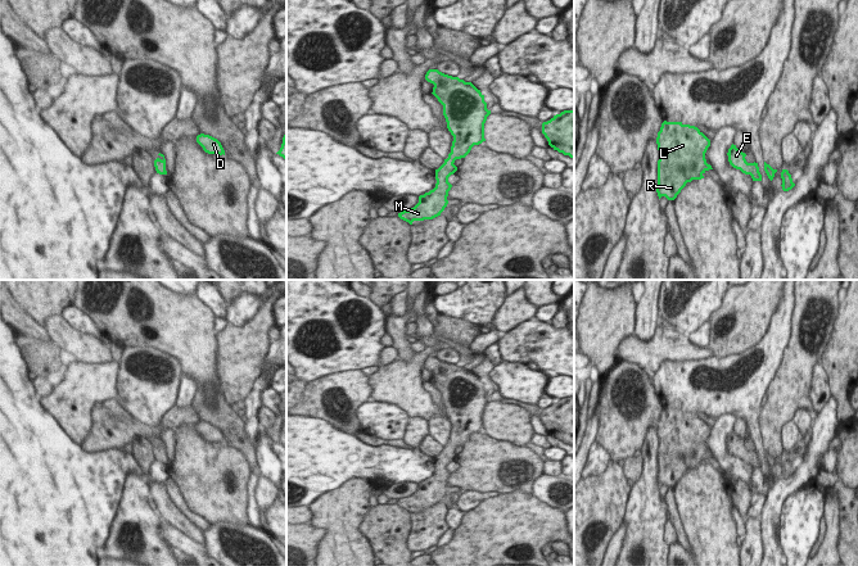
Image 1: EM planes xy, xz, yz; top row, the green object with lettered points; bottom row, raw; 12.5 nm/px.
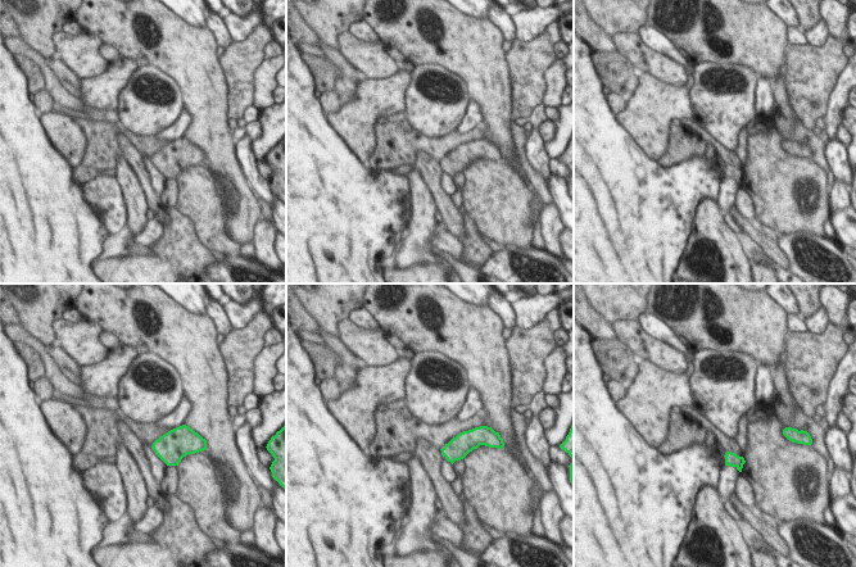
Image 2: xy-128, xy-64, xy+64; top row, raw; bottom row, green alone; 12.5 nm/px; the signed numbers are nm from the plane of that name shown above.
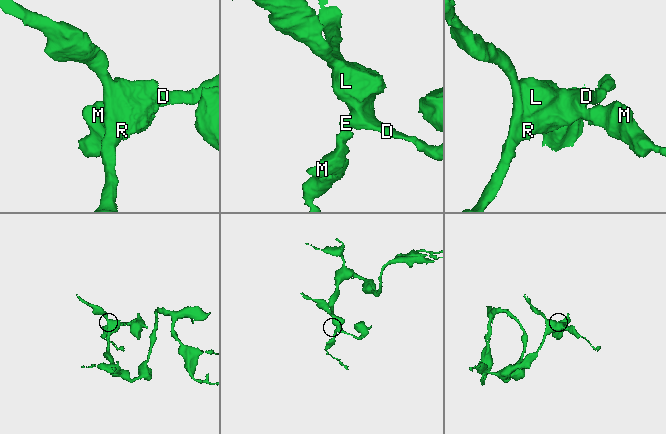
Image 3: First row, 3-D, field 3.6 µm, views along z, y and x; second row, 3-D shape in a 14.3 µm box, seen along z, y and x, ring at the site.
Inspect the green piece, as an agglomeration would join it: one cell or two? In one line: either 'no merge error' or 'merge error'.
no merge error

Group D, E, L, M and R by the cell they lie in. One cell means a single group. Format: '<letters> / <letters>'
D E L M R

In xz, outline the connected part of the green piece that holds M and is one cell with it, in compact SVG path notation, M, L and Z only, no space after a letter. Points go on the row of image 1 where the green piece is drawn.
M429 69L425 80L434 85L433 95L443 105L447 128L453 136L451 153L444 163L435 169L435 187L419 196L419 203L398 217L410 225L414 221L433 219L444 210L452 185L448 177L457 171L456 159L465 158L474 145L484 139L484 123L491 110L487 109L484 95L471 82Z

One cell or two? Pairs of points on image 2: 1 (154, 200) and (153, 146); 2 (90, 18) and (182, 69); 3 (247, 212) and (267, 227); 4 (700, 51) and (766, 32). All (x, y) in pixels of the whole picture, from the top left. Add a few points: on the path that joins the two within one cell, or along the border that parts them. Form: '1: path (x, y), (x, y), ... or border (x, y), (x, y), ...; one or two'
1: border (118, 135), (127, 139), (141, 154); two
2: path (113, 21), (121, 25), (145, 49), (159, 50); one
3: border (263, 218), (256, 227), (256, 239), (253, 241); two
4: path (716, 54), (720, 58), (729, 58), (750, 37); one

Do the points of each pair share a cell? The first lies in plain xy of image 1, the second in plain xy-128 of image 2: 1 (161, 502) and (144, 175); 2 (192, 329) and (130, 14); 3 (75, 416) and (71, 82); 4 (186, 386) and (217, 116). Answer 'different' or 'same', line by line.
1: same
2: same
3: different
4: different

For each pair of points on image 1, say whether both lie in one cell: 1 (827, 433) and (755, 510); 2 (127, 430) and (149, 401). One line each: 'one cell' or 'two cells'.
1: two cells
2: two cells

